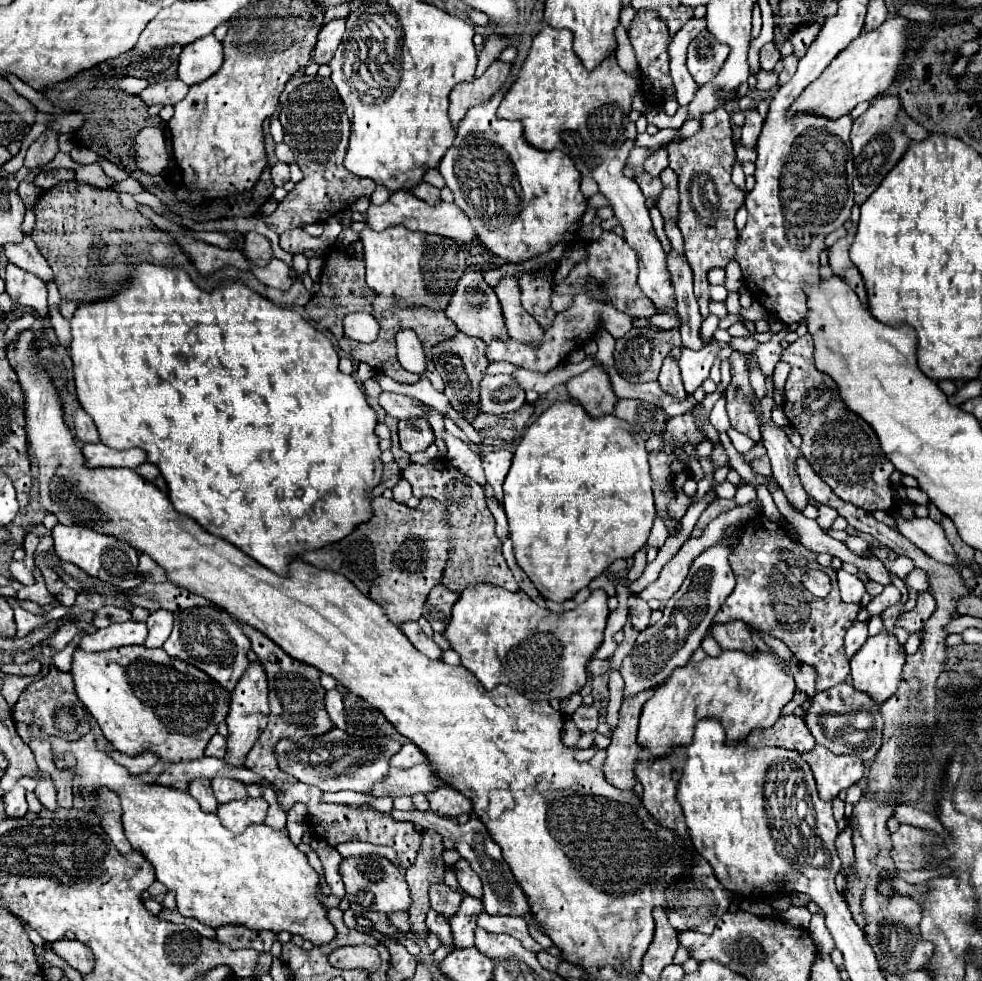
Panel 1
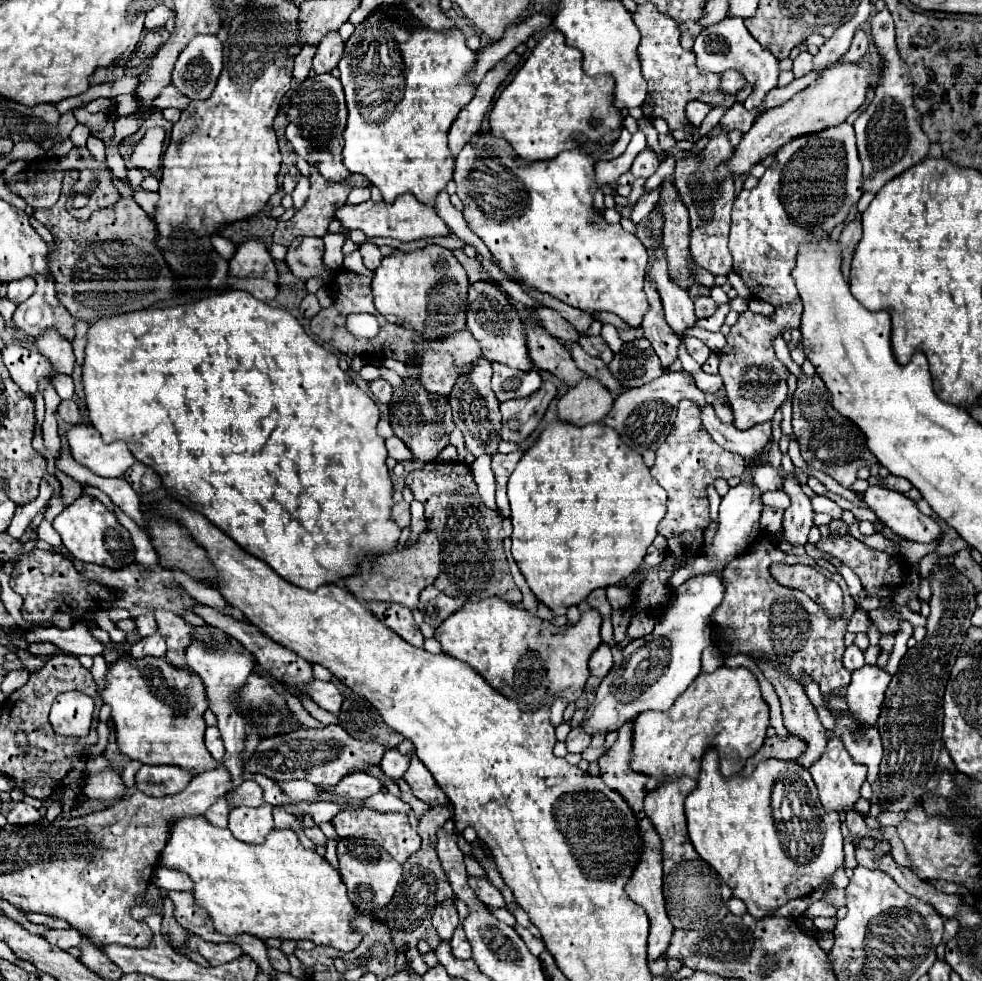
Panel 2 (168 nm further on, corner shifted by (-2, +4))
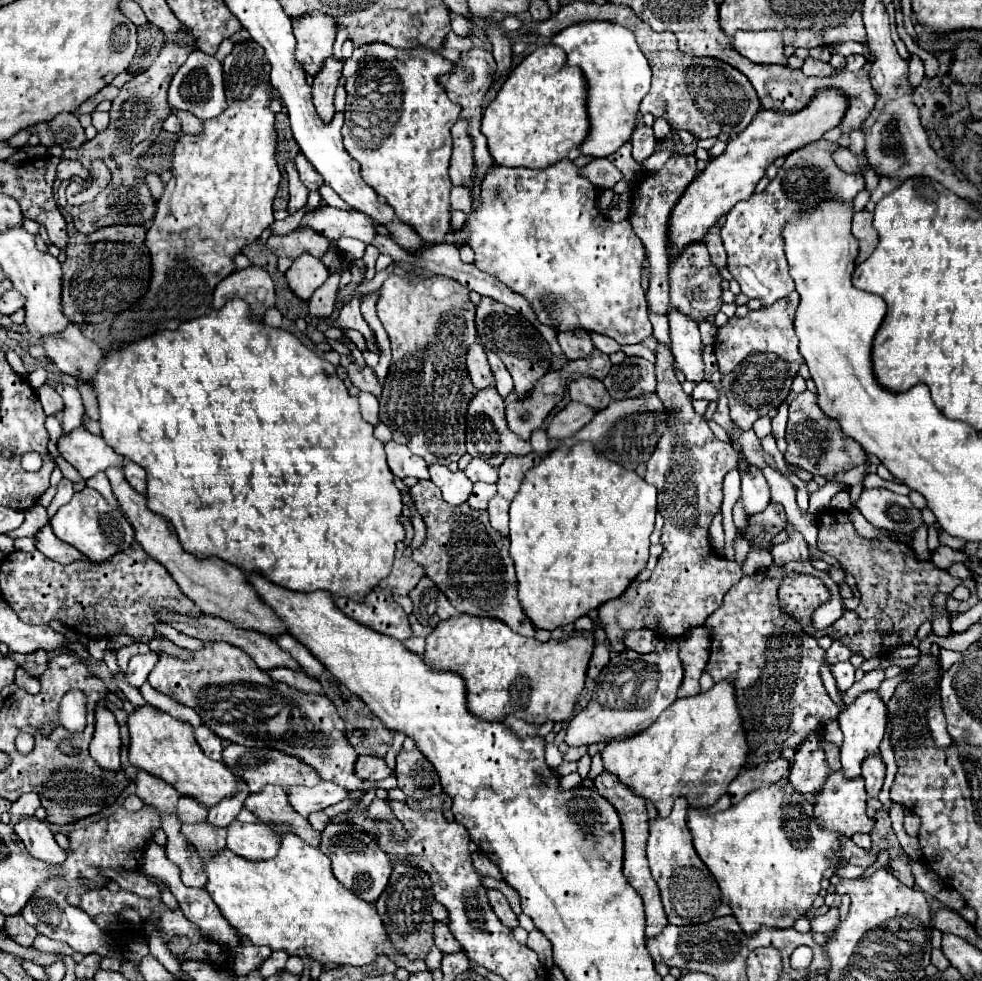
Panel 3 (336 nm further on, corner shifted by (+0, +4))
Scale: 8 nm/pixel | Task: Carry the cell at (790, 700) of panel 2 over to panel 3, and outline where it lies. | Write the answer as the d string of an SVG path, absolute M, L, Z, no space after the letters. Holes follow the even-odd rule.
M819 733L805 741L795 755L795 765L791 769L791 785L797 793L801 793L811 805L815 805L815 795L823 789L831 769L825 761L823 739Z

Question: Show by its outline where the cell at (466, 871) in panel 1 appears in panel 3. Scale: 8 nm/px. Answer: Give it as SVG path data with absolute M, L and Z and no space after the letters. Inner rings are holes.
M489 889L489 901L491 901L491 907L493 907L493 911L495 911L495 915L499 917L499 921L505 925L505 927L509 927L509 929L515 929L515 927L519 927L519 921L517 921L517 915L513 913L513 909L509 907L509 903L507 903L507 899L505 899L505 895L501 893L501 891L495 891L495 889Z

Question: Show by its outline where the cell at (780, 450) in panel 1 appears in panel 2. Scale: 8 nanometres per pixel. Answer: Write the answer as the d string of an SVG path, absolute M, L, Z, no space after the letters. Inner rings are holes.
M793 473L783 477L783 491L791 499L791 505L785 509L783 517L783 537L793 545L805 545L809 529L813 527L811 499L803 493L801 483Z

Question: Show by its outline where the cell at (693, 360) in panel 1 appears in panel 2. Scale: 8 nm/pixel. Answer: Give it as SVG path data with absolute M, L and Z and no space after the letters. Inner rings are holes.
M665 371L661 377L657 377L655 381L647 383L643 387L623 391L615 399L615 405L609 411L609 415L603 419L603 423L617 429L617 433L621 433L623 441L627 445L631 445L633 449L637 449L639 453L643 453L645 449L655 451L657 445L661 445L661 441L665 441L665 437L669 435L669 429L677 417L677 413L669 411L669 407L677 407L681 399L689 399L697 405L707 403L703 393L697 389L691 373L687 373L687 371Z

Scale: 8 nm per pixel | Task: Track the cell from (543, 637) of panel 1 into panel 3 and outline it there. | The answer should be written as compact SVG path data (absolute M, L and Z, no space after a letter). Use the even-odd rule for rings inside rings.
M459 615L441 621L427 637L425 663L435 671L451 671L463 677L467 709L483 721L503 721L507 715L527 723L569 721L583 689L587 663L593 653L593 633L583 633L565 643L539 643L519 637L501 621Z

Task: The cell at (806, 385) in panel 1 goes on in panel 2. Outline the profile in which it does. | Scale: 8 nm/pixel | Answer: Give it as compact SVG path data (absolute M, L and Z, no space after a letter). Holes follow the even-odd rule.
M801 373L797 379L797 391L793 395L793 433L797 437L805 463L827 473L847 489L851 489L853 483L857 481L857 471L861 467L877 465L877 457L867 449L865 435L861 433L861 429L833 409L831 393L827 391L819 375L809 377ZM815 449L831 449L831 451L819 453L815 457Z

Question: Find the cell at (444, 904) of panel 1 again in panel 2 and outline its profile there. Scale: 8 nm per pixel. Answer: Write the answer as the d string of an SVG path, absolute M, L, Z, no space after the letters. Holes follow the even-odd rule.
M447 899L435 907L433 913L433 927L437 929L441 939L449 939L453 935L453 929L459 925L455 899Z

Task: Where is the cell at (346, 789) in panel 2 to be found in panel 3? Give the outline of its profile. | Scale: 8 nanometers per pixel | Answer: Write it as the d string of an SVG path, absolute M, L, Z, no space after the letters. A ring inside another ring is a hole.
M321 781L315 787L289 787L287 793L291 807L303 817L307 817L313 811L321 811L333 803L339 803L349 795L345 789L331 781Z

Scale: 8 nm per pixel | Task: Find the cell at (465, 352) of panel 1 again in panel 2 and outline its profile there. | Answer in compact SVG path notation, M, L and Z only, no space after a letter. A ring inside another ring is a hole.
M479 357L469 367L463 367L463 375L457 377L455 387L449 393L449 403L453 411L453 423L463 431L467 451L475 457L483 453L497 453L497 445L501 441L501 413L499 401L491 389L491 361Z

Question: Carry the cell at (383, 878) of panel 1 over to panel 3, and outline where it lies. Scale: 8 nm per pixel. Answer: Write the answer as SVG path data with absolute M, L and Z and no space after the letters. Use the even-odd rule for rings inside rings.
M329 821L327 827L321 833L319 849L331 859L331 869L337 881L347 887L349 891L357 893L357 897L375 903L379 893L385 889L389 875L391 875L391 861L389 857L379 849L375 839L367 835L361 829L355 829L349 823L333 823Z

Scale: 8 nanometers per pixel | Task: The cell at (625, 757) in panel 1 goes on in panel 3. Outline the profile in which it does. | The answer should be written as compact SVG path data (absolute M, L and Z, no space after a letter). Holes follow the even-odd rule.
M601 773L595 779L595 789L601 797L605 797L607 801L611 801L611 805L617 809L619 819L621 819L621 827L625 833L625 865L623 865L623 873L627 877L627 881L635 887L635 891L641 895L643 903L645 903L645 935L647 937L655 937L659 935L665 925L667 925L667 917L661 905L661 897L659 897L659 887L651 877L649 871L649 863L645 857L645 845L647 845L647 837L649 837L649 817L647 817L647 809L645 809L645 801L635 797L635 793L631 793L631 789L619 785L619 779L611 777L611 773Z

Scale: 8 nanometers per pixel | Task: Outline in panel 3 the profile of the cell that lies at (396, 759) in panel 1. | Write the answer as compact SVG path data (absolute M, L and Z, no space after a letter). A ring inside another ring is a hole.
M359 757L355 763L355 775L363 781L381 781L393 775L393 771L379 757Z

